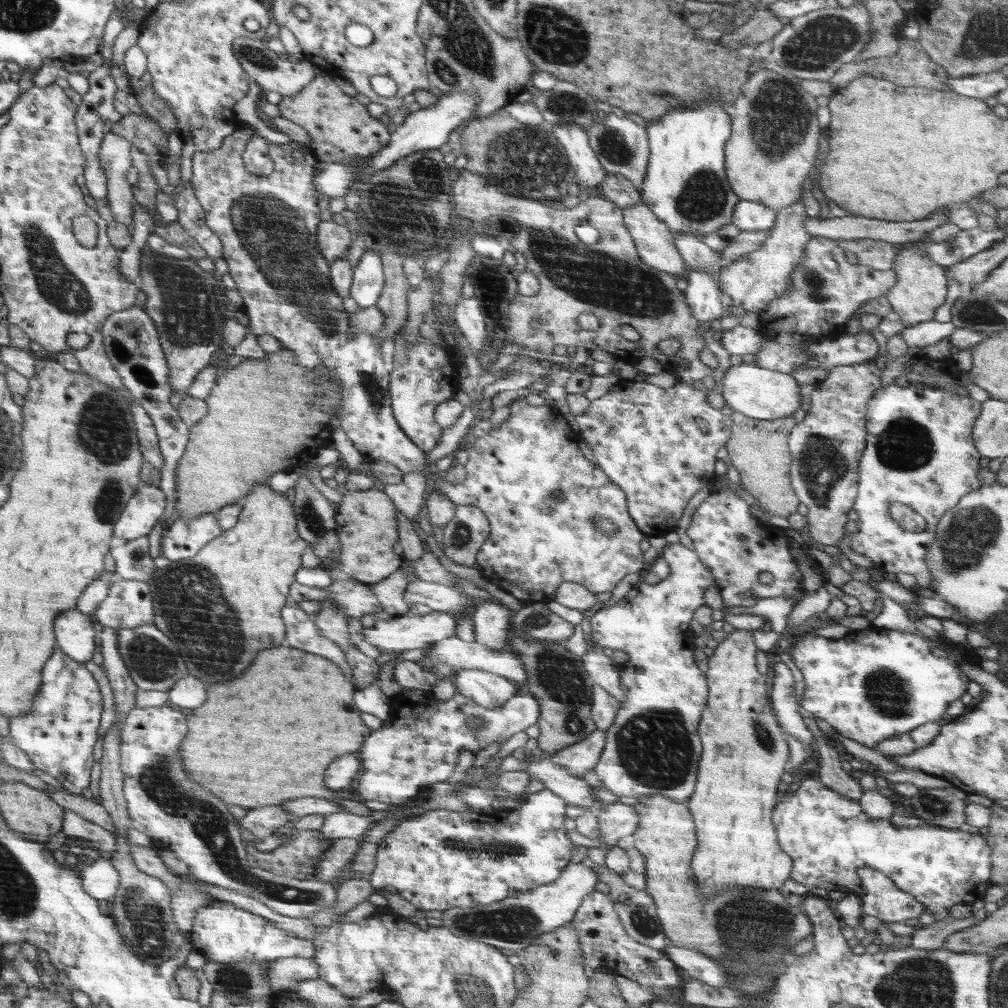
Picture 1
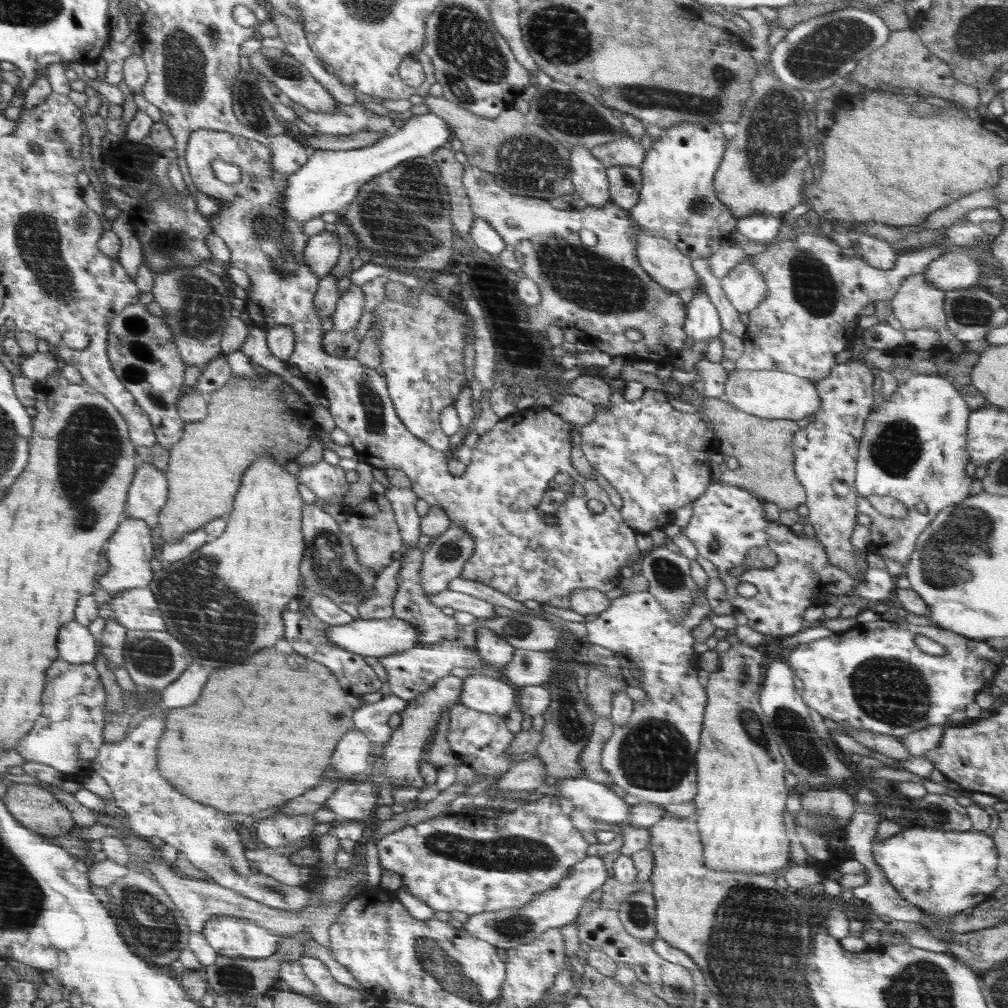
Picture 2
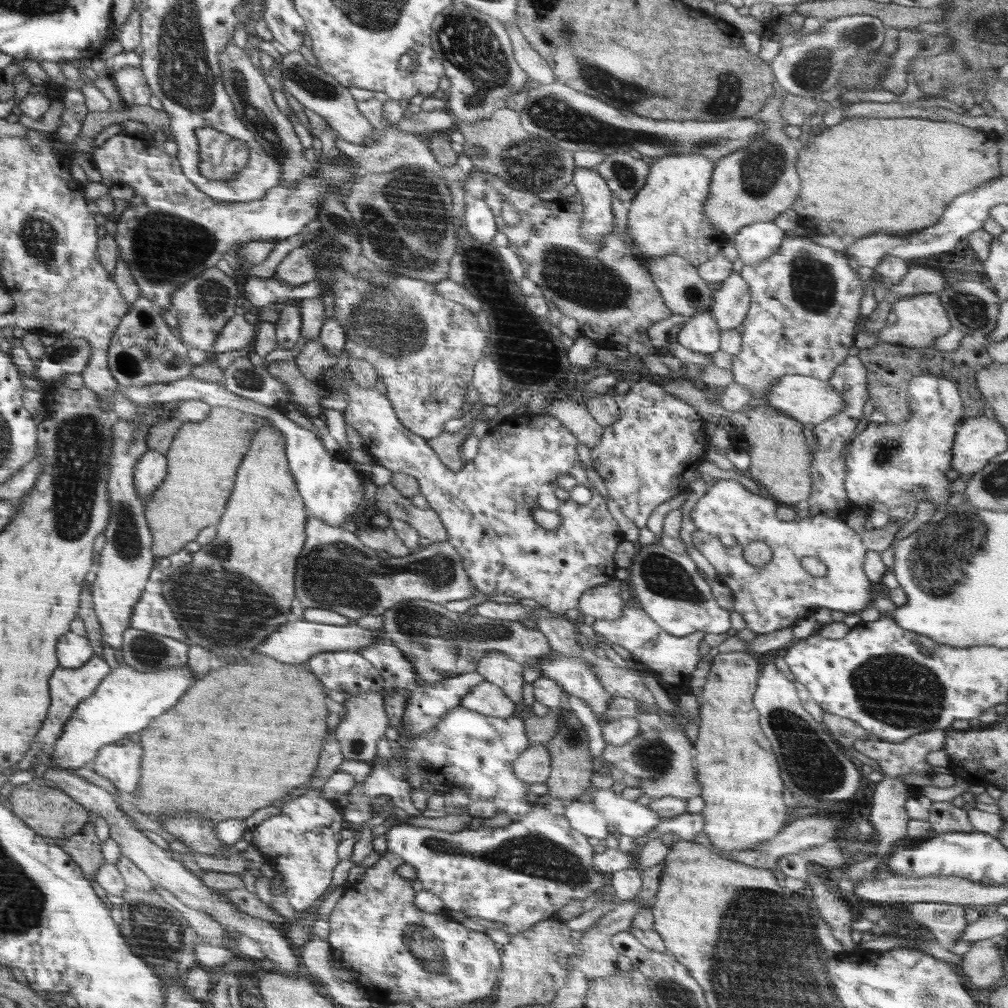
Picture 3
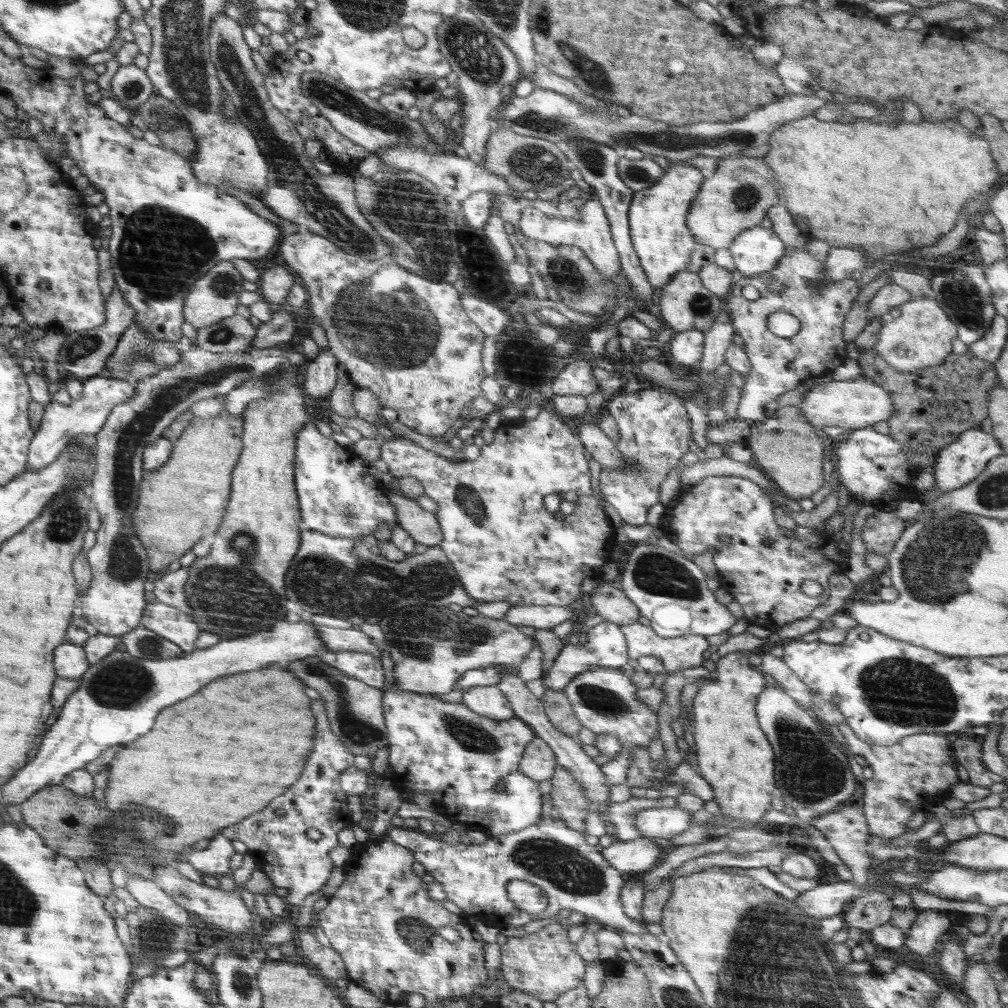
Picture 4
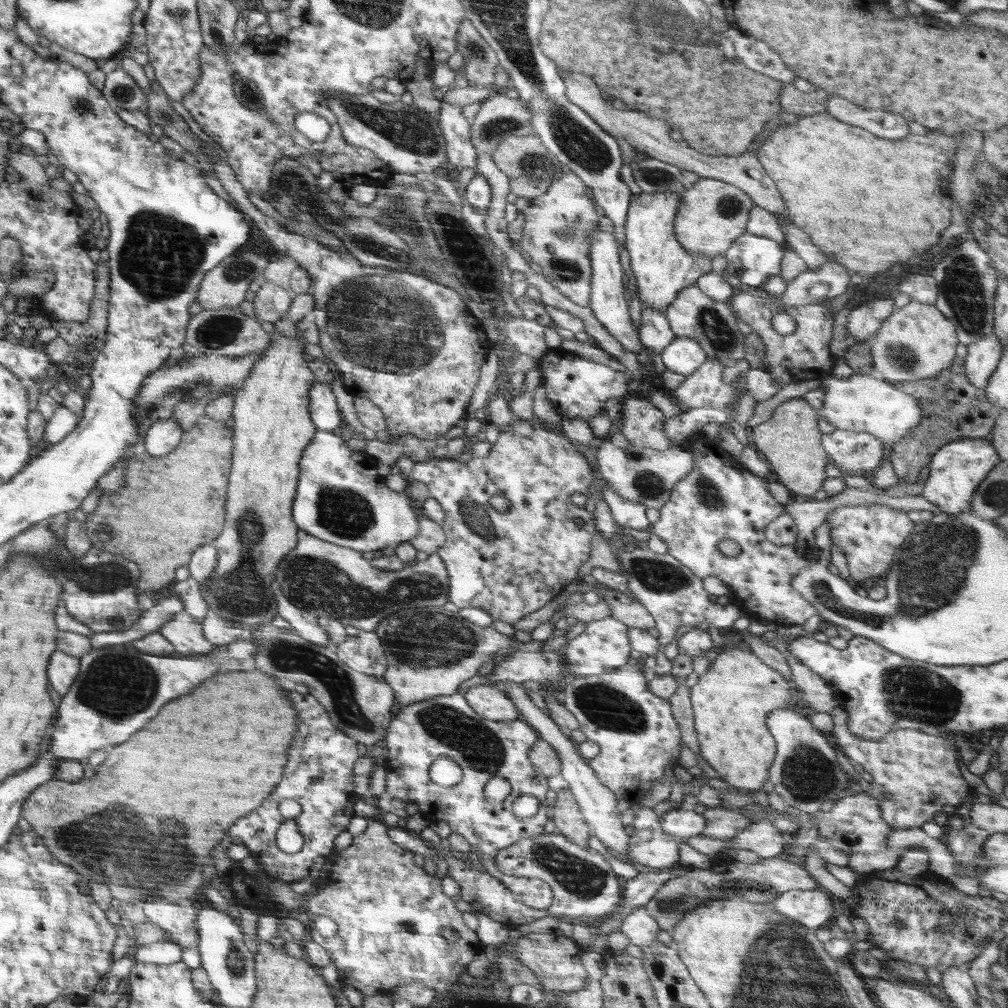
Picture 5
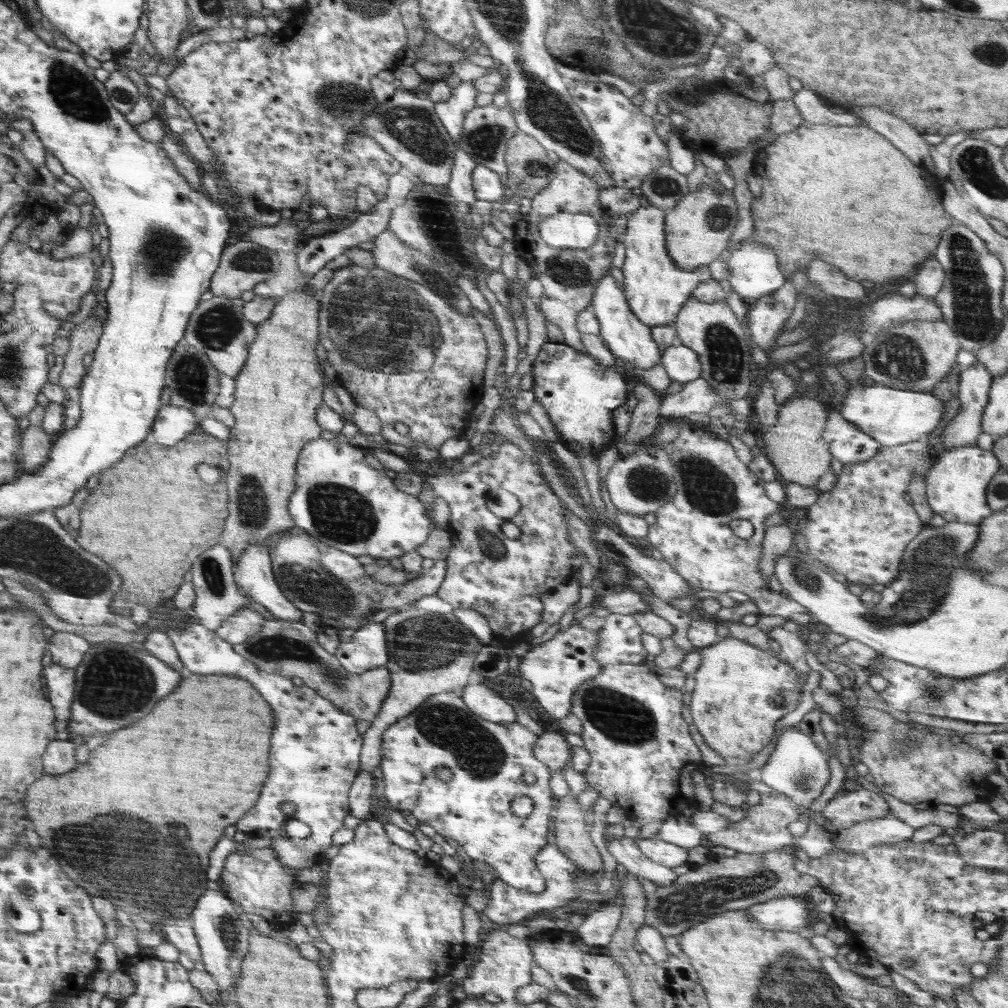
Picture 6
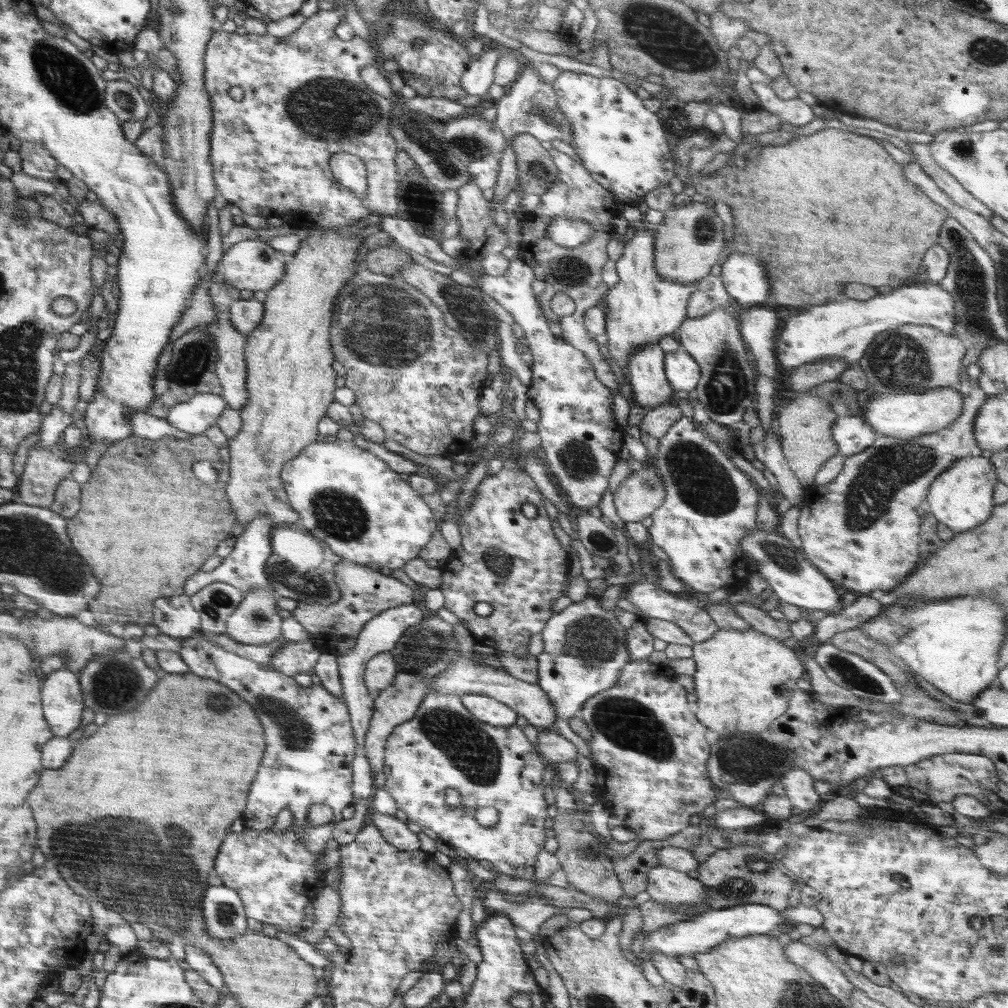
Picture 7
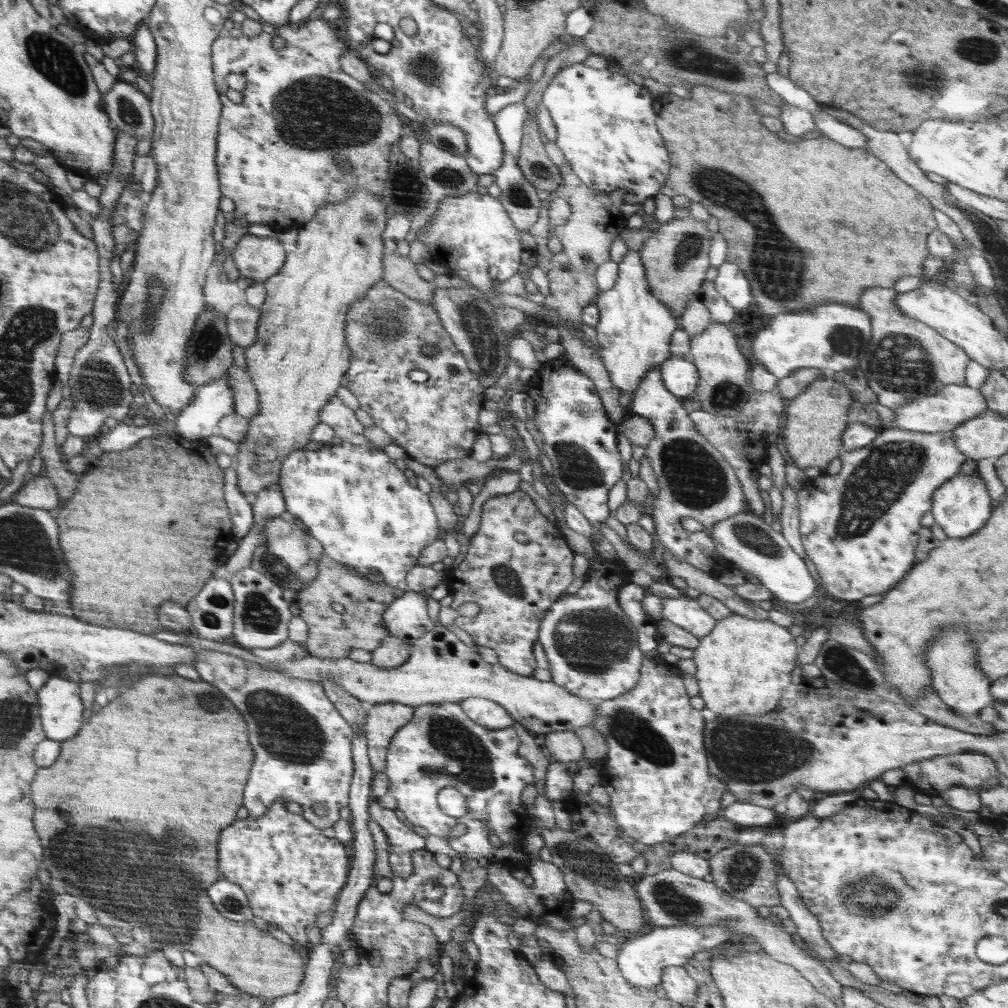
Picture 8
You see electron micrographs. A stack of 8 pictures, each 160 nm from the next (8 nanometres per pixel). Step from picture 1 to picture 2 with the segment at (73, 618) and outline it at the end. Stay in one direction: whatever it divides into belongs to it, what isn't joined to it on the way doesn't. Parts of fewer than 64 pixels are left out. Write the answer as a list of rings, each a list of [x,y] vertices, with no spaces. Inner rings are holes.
[[[71,620],[62,628],[62,636],[58,636],[59,658],[72,664],[82,664],[94,661],[96,642],[88,632],[86,625],[78,620]]]

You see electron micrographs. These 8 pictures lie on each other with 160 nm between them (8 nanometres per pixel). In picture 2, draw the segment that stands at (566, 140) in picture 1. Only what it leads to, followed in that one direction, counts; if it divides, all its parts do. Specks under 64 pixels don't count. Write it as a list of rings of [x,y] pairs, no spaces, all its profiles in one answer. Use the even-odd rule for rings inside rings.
[[[574,145],[569,147],[569,157],[571,162],[571,181],[575,192],[581,196],[581,204],[588,204],[595,207],[605,207],[610,203],[609,182],[605,166],[591,153],[591,149],[584,145]]]

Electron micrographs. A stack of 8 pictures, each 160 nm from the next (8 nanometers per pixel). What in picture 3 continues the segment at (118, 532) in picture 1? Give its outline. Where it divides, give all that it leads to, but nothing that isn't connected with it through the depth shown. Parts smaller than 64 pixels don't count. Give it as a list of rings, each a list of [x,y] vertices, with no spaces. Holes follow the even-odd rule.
[[[148,450],[134,470],[137,480],[137,496],[146,504],[148,498],[154,497],[158,487],[168,476],[168,458],[156,450]]]

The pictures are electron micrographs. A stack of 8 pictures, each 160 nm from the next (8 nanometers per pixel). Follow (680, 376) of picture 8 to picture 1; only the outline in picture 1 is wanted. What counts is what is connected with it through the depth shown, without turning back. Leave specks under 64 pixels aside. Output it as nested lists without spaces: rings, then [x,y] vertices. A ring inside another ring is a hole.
[[[691,270],[686,279],[688,286],[684,295],[694,318],[705,326],[712,320],[722,318],[721,290],[714,277],[704,271]]]

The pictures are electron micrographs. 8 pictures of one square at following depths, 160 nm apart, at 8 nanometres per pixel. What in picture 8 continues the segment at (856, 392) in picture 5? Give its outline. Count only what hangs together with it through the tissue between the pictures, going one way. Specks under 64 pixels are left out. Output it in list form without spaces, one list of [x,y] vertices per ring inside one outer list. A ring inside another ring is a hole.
[[[966,384],[943,385],[932,396],[918,397],[909,403],[896,407],[893,426],[914,432],[952,431],[960,423],[978,416],[986,409],[988,408],[985,398],[980,394],[979,389],[972,388]]]

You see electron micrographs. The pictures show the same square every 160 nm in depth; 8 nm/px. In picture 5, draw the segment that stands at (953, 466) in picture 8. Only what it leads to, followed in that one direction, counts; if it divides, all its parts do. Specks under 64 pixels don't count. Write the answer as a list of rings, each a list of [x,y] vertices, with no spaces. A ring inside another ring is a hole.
[[[994,332],[987,334],[975,343],[967,345],[965,371],[969,381],[979,389],[984,389],[1000,362],[1003,353],[1001,340]],[[870,504],[838,508],[826,517],[824,524],[830,526],[832,544],[840,546],[846,554],[849,580],[859,584],[868,579],[886,577],[895,552],[912,532],[915,523],[908,518],[906,511]]]

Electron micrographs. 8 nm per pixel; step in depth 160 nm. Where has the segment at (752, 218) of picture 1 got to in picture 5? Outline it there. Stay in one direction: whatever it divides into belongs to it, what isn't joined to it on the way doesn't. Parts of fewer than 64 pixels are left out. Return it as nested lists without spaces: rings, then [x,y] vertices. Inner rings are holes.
[[[746,231],[723,254],[736,266],[741,288],[759,287],[767,278],[780,274],[783,247],[775,240]]]

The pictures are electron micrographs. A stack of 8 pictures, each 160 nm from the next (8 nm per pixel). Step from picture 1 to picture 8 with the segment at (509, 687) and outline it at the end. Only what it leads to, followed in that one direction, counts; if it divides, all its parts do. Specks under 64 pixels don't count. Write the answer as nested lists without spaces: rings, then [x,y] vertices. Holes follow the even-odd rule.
[[[472,697],[459,702],[470,720],[490,730],[512,727],[514,722],[510,712],[501,704],[482,697]]]

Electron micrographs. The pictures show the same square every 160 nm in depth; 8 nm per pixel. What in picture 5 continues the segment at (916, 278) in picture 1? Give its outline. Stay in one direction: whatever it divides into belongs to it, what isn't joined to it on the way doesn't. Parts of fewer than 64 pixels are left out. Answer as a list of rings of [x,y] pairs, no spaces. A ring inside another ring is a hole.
[[[911,300],[904,307],[896,309],[870,338],[874,378],[896,384],[918,379],[934,378],[941,370],[948,368],[959,345],[955,326],[934,305]]]

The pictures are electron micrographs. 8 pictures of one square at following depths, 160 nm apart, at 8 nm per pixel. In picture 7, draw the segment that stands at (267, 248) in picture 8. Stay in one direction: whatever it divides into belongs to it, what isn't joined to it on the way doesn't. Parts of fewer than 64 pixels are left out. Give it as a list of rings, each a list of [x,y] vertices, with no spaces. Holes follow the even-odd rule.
[[[258,239],[243,240],[243,242],[234,244],[222,255],[222,259],[217,263],[217,272],[219,272],[220,278],[238,290],[264,290],[267,292],[277,286],[279,280],[285,276],[288,261],[289,255],[274,250]]]

